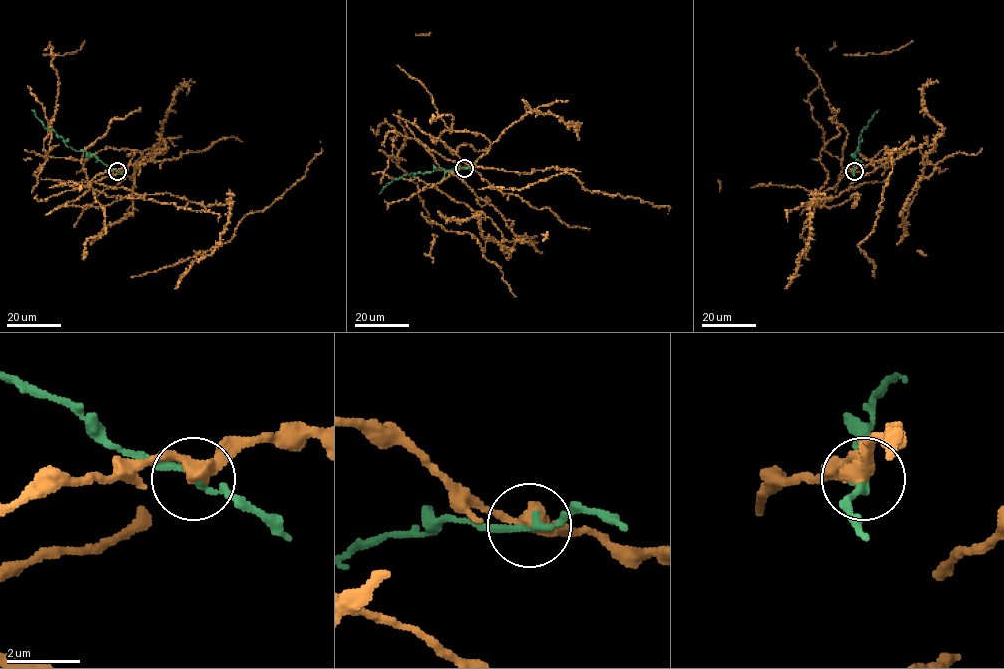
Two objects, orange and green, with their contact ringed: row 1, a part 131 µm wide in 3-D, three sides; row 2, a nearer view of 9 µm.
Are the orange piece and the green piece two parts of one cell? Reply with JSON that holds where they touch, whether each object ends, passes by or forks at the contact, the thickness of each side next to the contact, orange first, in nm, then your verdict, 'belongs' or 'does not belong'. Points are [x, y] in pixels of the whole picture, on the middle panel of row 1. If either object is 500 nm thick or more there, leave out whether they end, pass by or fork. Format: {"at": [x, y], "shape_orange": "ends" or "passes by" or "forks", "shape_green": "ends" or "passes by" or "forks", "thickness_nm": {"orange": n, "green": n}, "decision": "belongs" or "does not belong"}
{"at": [464, 168], "shape_orange": "passes by", "shape_green": "passes by", "thickness_nm": {"orange": 400, "green": 170}, "decision": "does not belong"}

